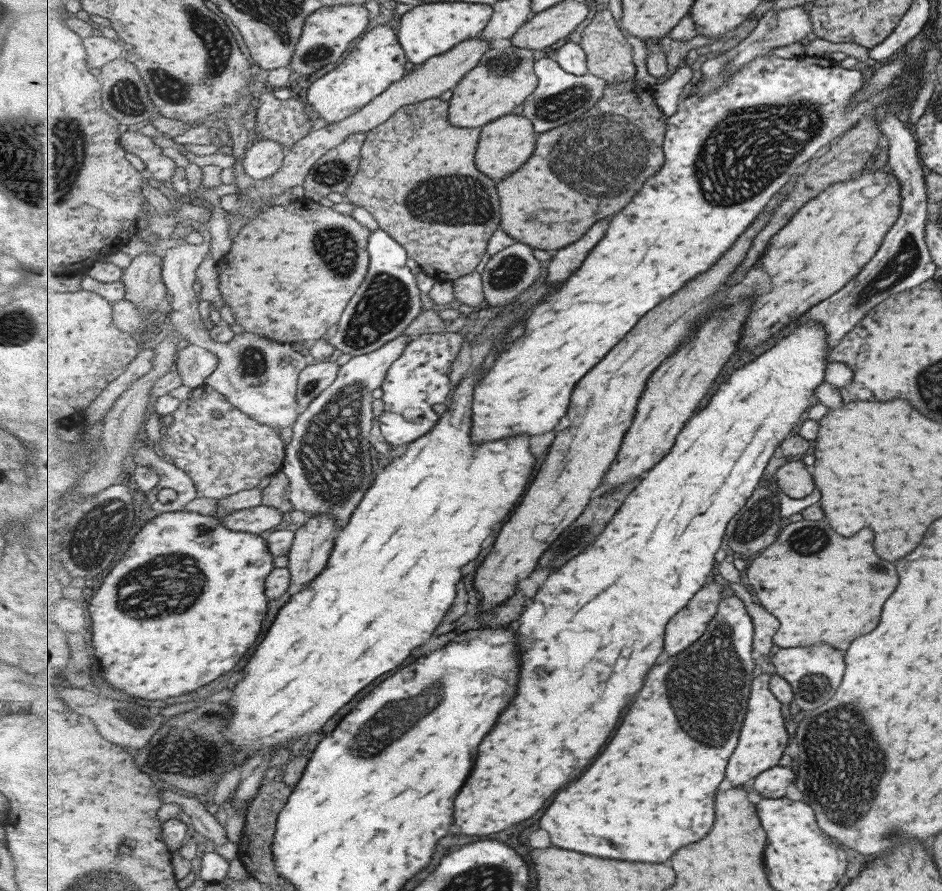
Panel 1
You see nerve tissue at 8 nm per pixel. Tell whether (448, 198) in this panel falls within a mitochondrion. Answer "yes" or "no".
yes

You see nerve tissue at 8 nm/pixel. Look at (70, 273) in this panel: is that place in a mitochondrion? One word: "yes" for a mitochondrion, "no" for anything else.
no

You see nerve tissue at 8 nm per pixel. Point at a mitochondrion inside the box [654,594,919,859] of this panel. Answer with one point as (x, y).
(846, 775)

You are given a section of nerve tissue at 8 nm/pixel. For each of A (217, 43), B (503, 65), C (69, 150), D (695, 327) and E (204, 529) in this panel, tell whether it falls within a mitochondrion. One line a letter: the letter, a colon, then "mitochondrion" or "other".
A: mitochondrion
B: mitochondrion
C: mitochondrion
D: other
E: mitochondrion

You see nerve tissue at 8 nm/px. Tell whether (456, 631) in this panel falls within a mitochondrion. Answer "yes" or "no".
no

